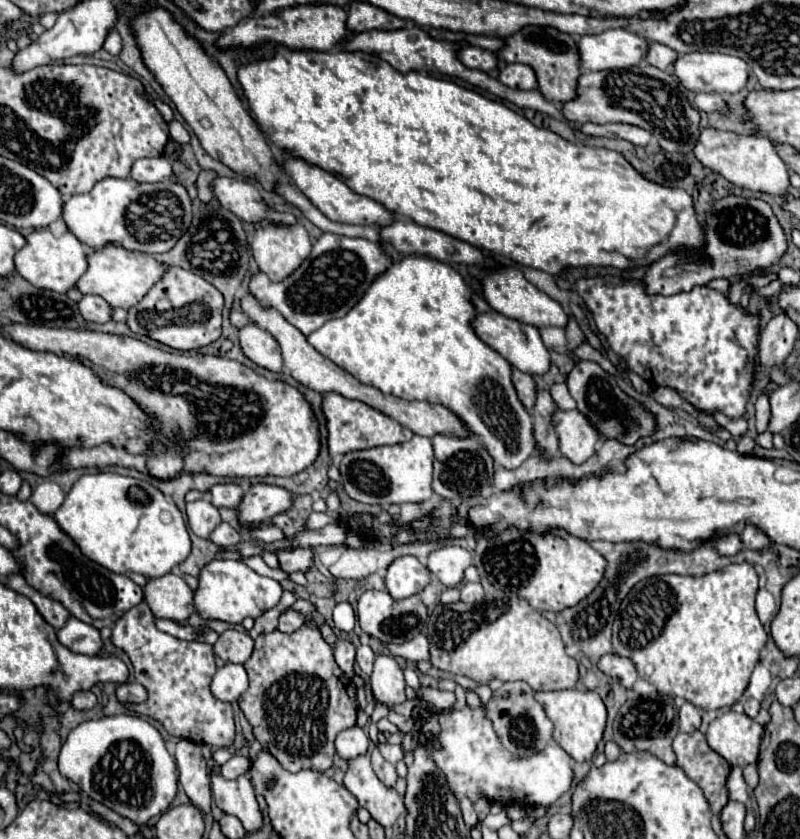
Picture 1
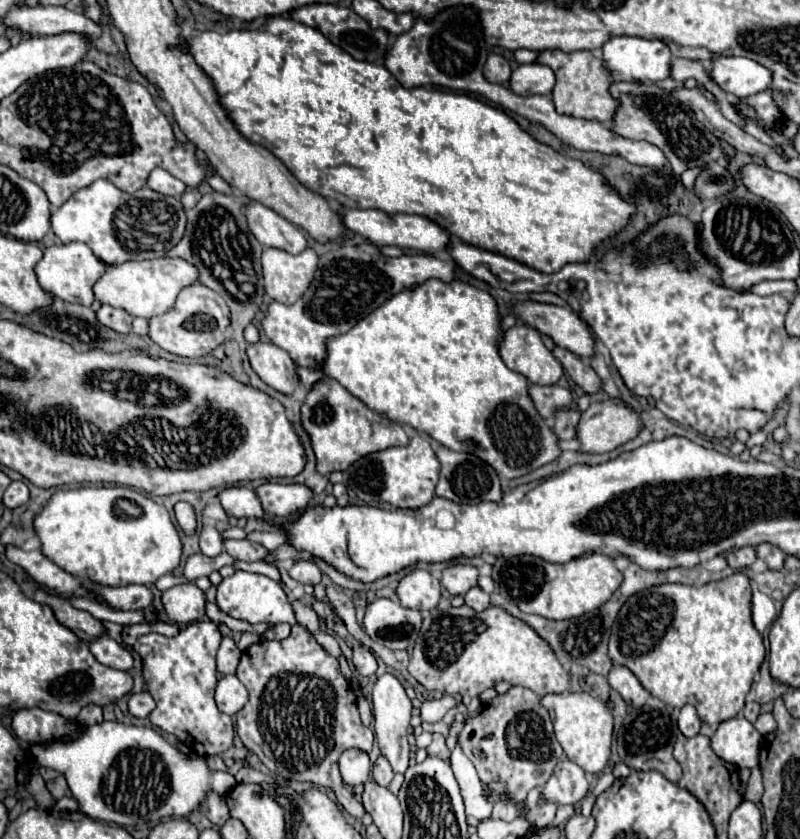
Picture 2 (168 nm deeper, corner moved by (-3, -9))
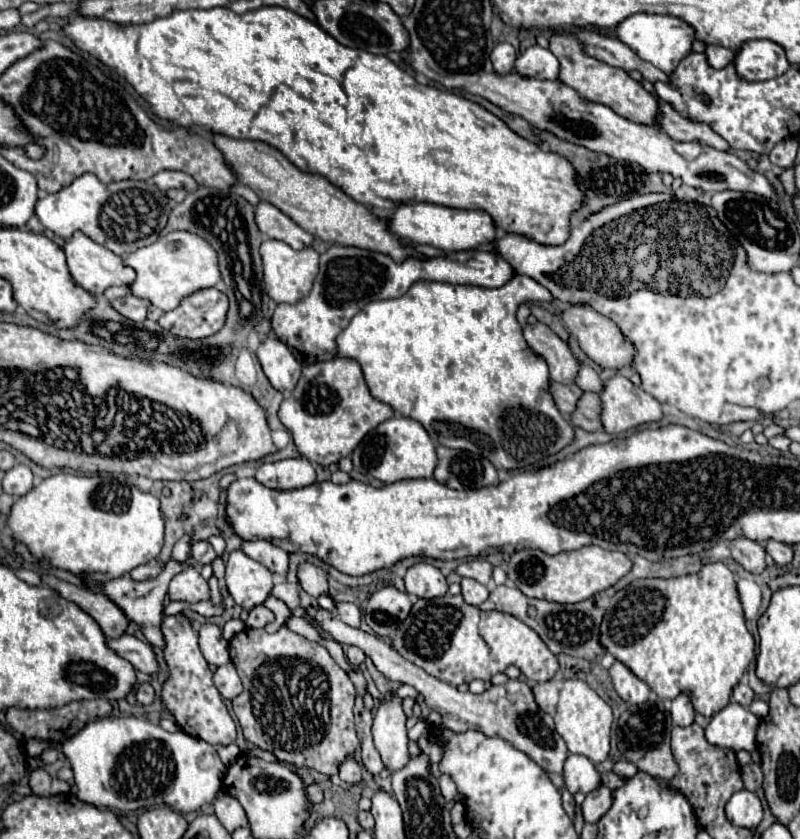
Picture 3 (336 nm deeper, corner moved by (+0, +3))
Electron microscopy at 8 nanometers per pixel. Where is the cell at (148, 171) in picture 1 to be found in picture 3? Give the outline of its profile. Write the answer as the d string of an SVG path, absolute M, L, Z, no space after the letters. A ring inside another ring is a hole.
M161 170L153 180L155 180L157 188L163 192L167 192L171 188L185 188L187 192L197 190L197 182L189 174L177 172L177 170Z

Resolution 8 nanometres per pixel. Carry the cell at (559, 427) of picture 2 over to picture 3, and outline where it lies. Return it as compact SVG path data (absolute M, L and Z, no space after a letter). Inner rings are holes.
M585 392L577 410L571 414L571 422L583 430L603 430L599 394Z

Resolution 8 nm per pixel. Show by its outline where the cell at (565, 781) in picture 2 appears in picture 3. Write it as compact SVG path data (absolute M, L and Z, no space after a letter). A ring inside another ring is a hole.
M571 754L567 758L565 770L563 770L563 780L571 794L575 794L575 792L589 794L601 786L601 774L595 768L595 764L589 758L579 756L579 754Z

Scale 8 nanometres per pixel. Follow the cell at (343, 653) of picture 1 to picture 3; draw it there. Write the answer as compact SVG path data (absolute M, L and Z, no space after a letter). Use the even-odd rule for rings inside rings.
M233 550L225 562L225 582L233 600L243 606L240 619L245 621L249 610L263 604L273 588L273 574L265 570L259 562L251 560L241 550Z

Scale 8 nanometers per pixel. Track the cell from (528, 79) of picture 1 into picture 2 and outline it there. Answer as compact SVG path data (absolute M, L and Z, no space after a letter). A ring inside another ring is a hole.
M522 64L510 76L510 88L518 96L550 94L554 86L554 72L542 64Z

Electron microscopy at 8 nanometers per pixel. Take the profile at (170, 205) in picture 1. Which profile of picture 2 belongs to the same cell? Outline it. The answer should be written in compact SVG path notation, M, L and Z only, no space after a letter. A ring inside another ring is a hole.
M96 180L92 186L78 190L64 206L60 206L52 214L52 230L64 244L84 242L90 246L94 256L106 264L162 258L168 254L168 250L172 250L172 246L180 242L180 238L184 236L184 228L186 228L186 214L178 196L164 196L160 192L150 190L148 186L136 192L124 192L108 180Z

